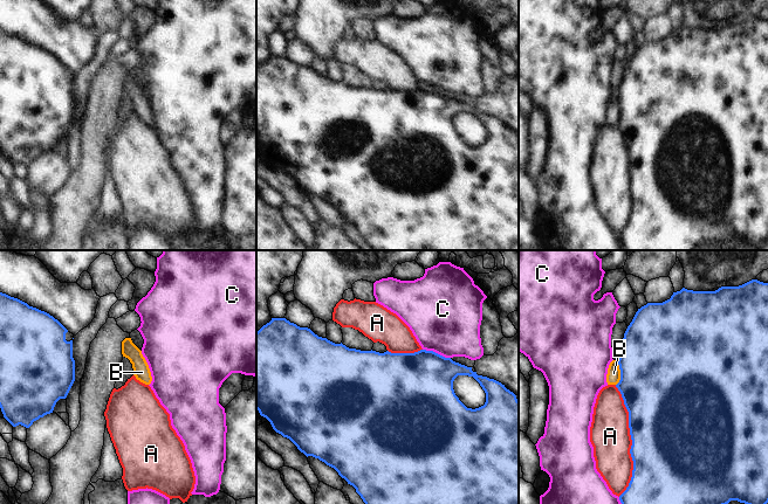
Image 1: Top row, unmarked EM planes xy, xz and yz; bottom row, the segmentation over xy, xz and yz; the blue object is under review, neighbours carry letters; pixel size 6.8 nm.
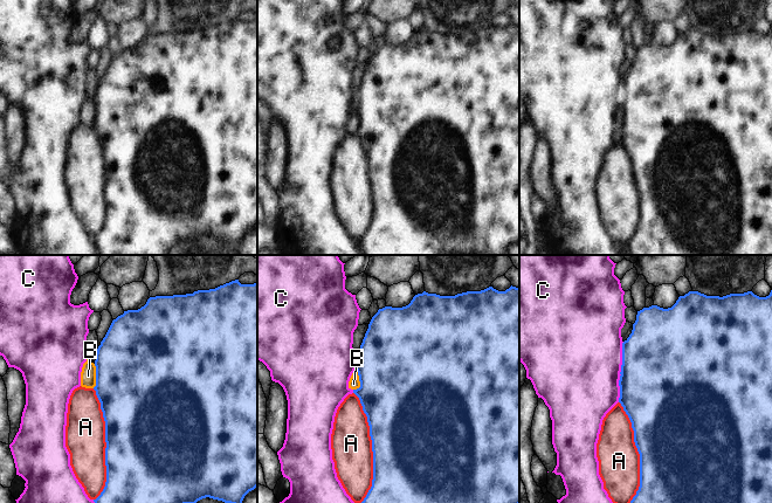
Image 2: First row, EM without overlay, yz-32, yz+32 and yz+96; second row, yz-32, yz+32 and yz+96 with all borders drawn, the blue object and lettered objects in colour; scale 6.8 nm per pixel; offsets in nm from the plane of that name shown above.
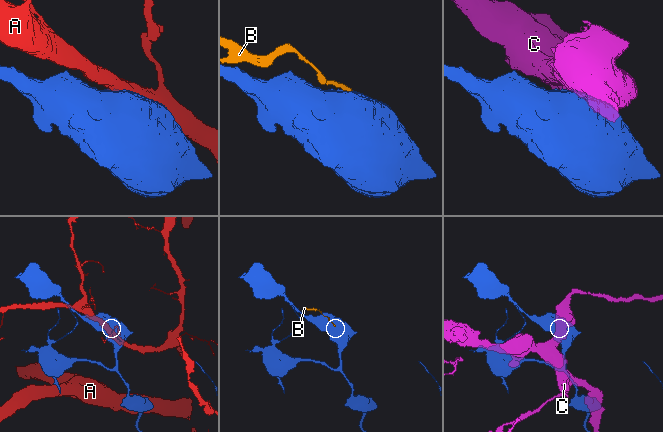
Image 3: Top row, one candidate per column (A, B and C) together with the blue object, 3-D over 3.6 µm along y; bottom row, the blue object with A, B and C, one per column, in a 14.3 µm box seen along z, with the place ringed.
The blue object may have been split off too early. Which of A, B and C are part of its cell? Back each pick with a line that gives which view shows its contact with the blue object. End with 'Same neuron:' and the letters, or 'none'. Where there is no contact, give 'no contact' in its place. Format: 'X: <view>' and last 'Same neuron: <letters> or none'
Same neuron: none

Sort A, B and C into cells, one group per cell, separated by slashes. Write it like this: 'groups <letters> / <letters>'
groups A / B / C

